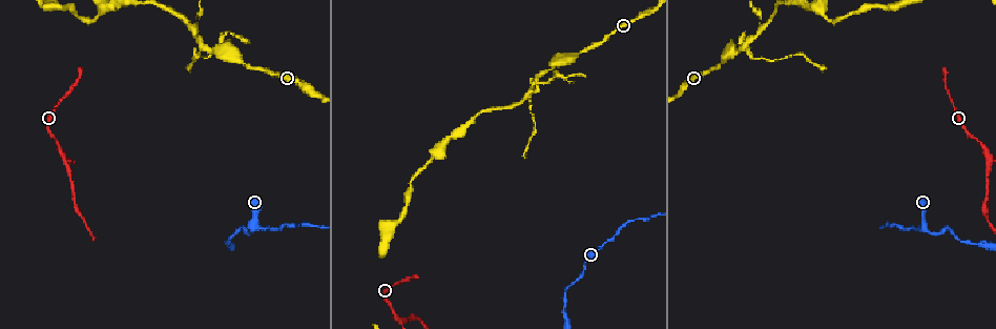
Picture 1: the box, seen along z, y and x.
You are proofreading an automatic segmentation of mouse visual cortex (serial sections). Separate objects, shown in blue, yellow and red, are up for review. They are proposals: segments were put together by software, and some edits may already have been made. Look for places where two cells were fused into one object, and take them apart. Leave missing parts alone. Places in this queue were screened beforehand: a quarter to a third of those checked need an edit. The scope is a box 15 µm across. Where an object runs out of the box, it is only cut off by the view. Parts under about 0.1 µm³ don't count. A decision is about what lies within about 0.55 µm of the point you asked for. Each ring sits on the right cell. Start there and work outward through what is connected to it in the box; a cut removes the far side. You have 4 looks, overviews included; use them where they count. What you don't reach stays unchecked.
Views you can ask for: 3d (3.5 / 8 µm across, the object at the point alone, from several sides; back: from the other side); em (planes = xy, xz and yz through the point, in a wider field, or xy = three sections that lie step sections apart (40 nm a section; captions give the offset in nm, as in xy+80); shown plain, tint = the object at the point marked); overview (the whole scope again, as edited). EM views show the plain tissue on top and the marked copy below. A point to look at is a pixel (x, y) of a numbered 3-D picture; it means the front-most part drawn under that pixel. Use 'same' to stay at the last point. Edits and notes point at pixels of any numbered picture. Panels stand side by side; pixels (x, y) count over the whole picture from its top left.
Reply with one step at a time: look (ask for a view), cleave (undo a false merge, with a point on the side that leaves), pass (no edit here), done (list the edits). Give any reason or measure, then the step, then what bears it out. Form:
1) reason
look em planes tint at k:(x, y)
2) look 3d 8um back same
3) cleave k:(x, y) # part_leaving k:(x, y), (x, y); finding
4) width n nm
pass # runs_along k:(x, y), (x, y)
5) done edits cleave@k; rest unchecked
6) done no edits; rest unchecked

thick turns thin
look em xy step 5 tint at 1:(252, 224)

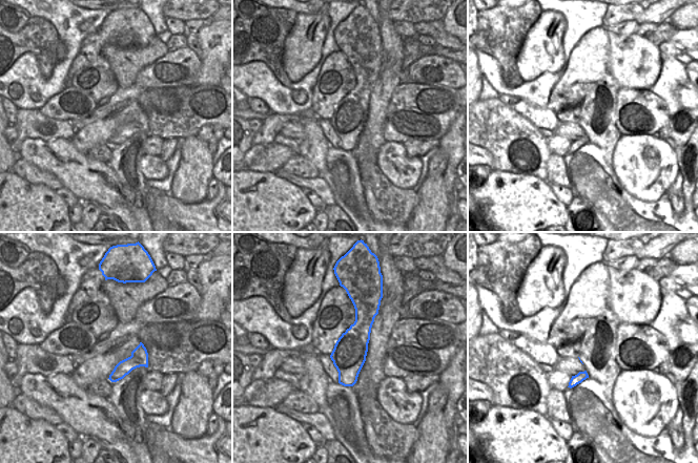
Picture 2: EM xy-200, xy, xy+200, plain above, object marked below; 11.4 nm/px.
see where the arms go
look 3d 3.5um same

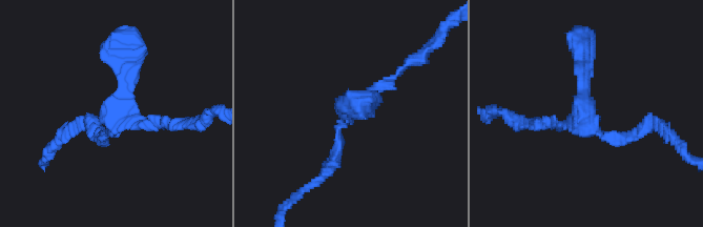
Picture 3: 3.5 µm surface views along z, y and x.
arm_widths 100, 150, 350 nm
pass # runs_along 3:(581, 42), (586, 123), (602, 136), (632, 136); all the same cell

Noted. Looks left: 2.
a fork
look 3d 3.5um at 1:(402, 322)

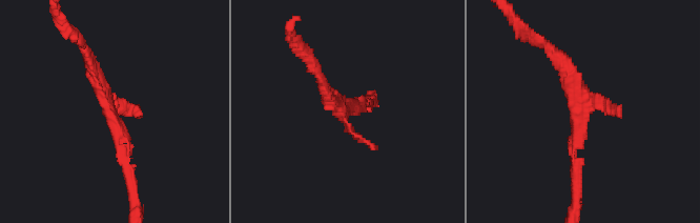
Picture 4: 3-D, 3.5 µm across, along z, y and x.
arms 3; arm_widths 100, 150, 200 nm
look em planes tint at 4:(578, 98)

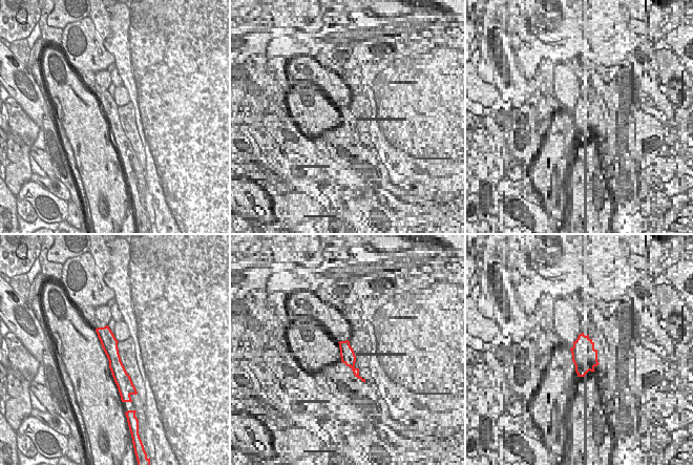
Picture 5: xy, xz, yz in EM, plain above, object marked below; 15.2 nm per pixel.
width 240 nm
pass # runs_along 5:(100, 330), (109, 343), (120, 384); all the same cell

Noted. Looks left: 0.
done no edits; rest unchecked

